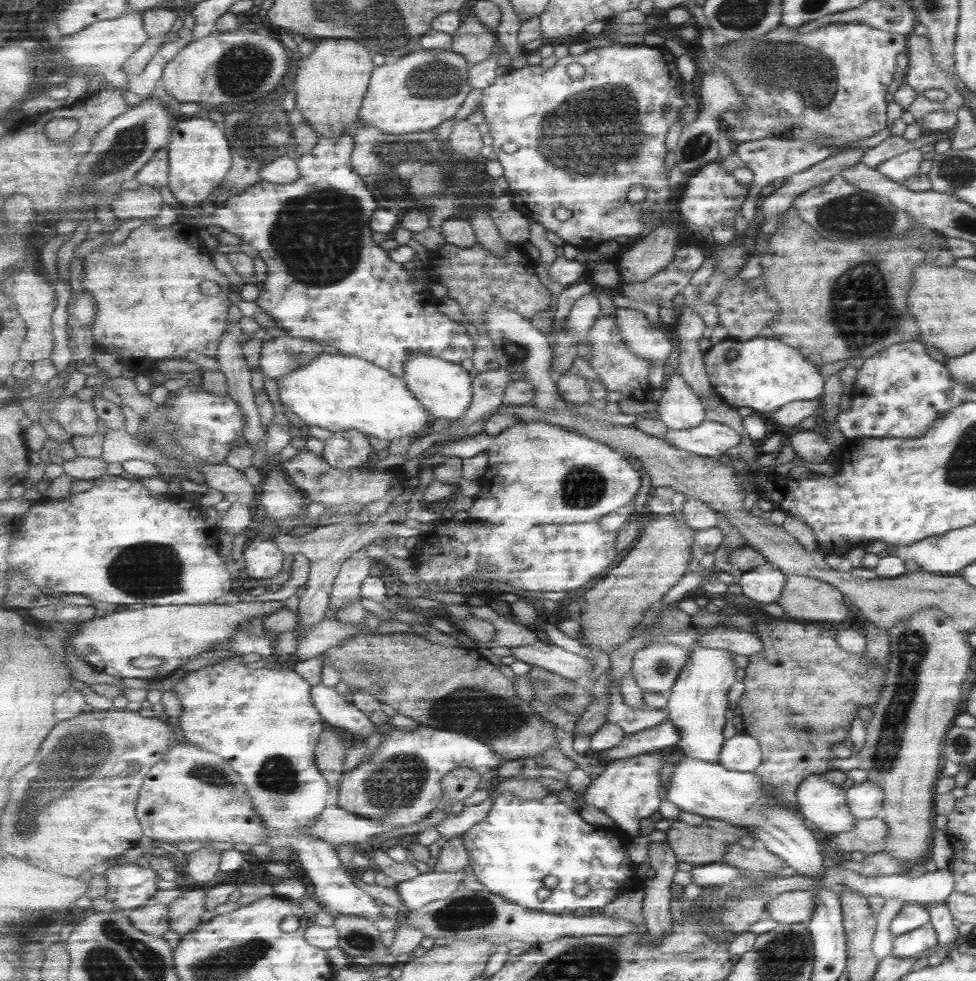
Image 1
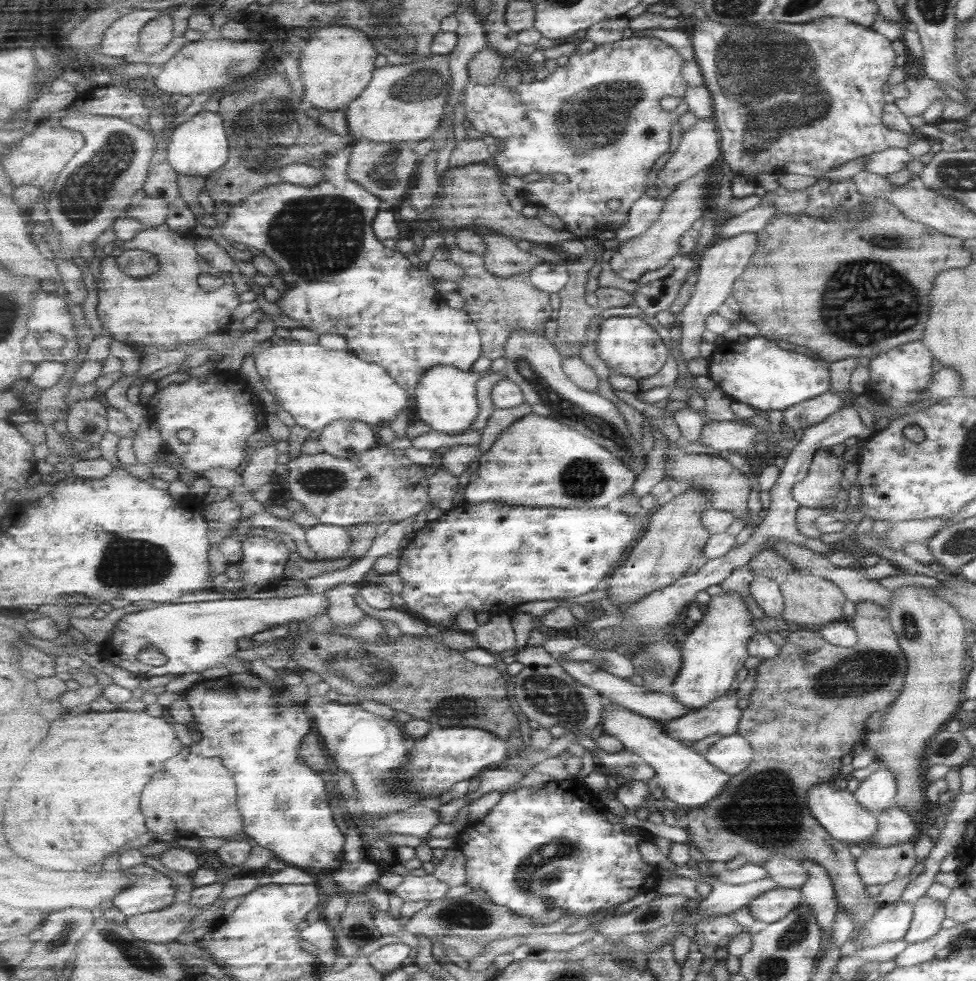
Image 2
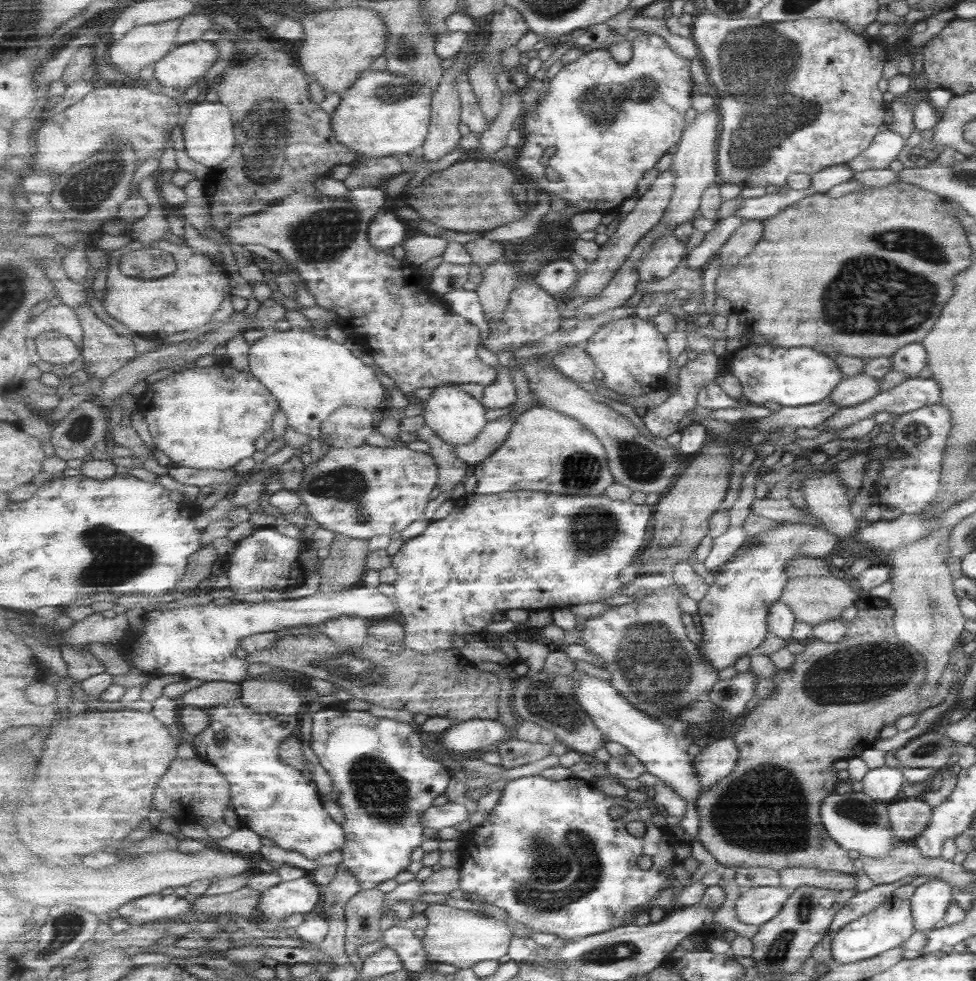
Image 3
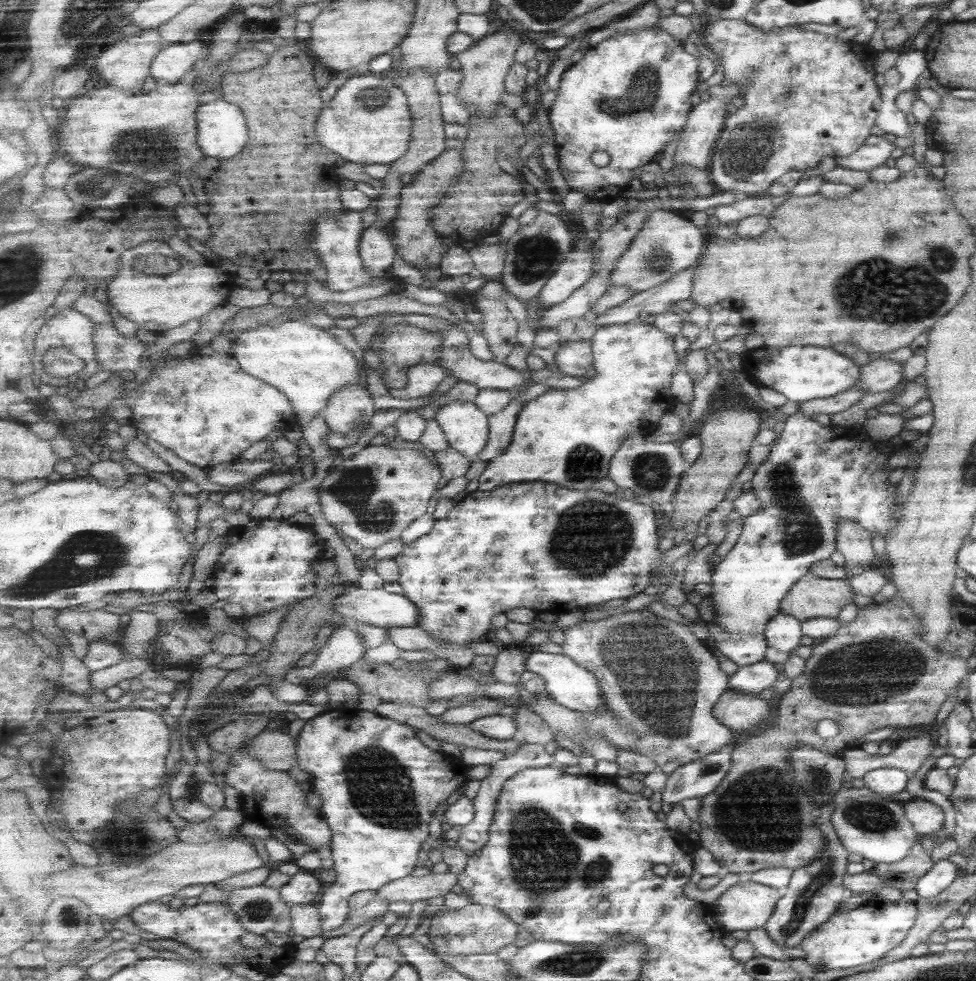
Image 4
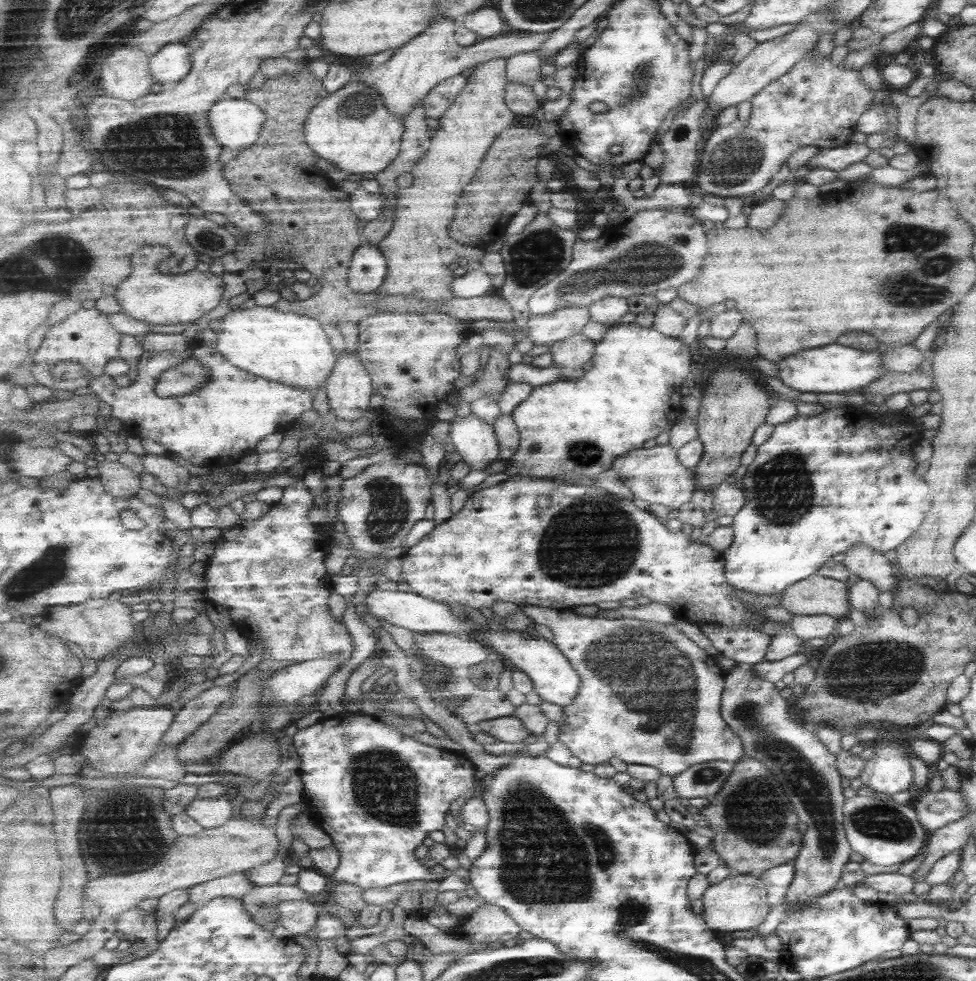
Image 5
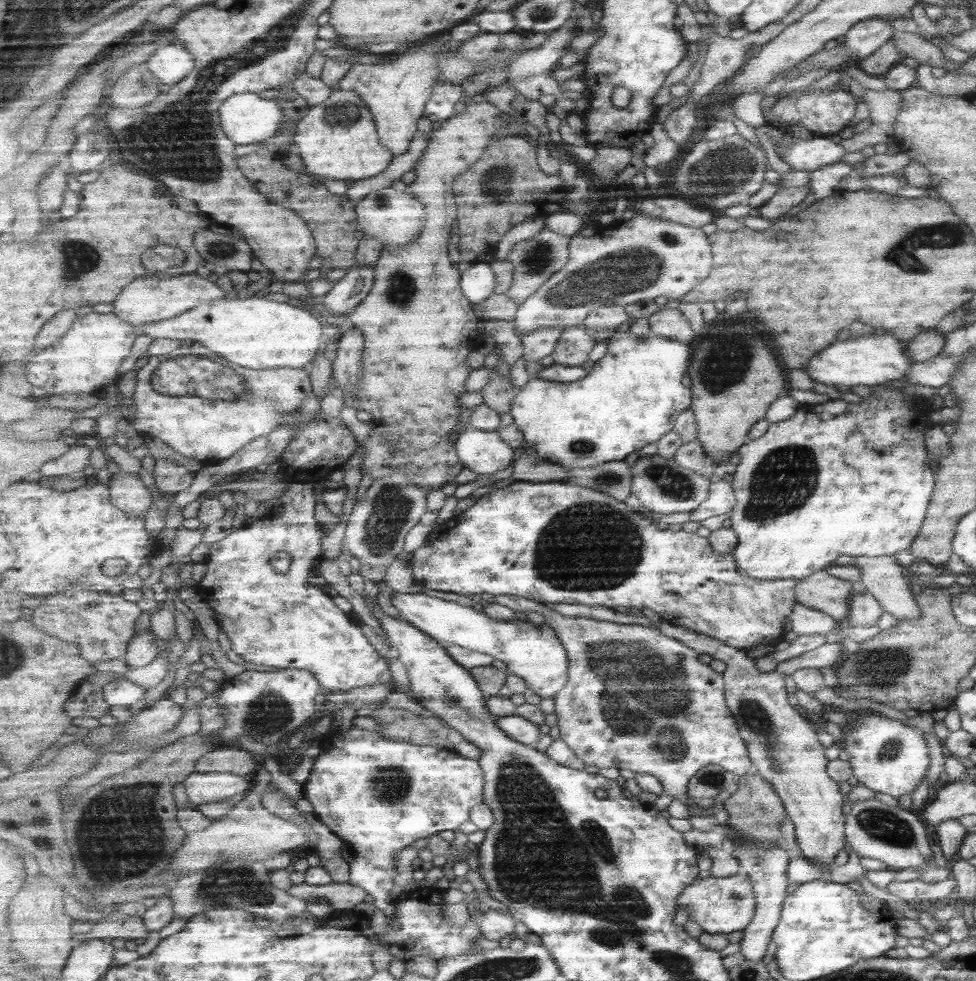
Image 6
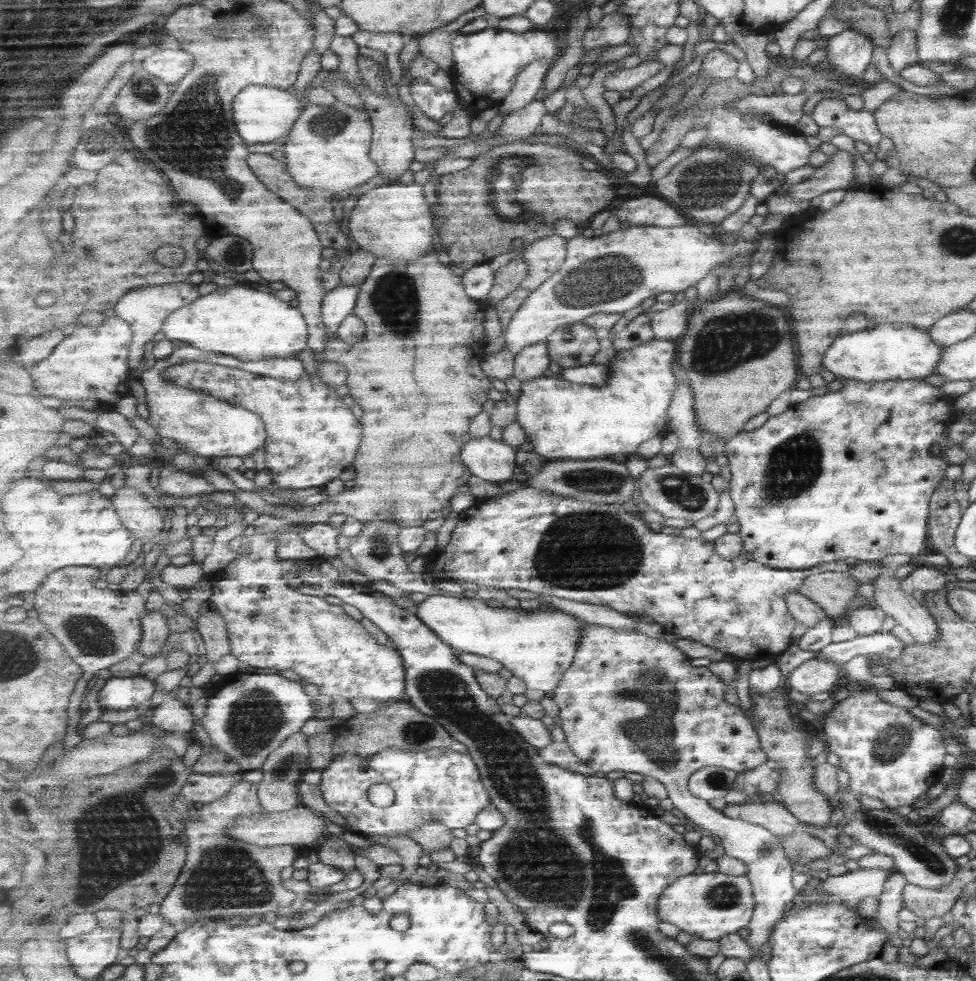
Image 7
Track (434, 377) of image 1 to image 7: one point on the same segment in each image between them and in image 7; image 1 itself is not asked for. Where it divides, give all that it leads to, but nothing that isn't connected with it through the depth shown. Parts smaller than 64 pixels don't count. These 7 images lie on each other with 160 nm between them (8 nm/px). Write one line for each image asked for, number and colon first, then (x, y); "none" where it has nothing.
2: (446, 398)
3: (458, 418)
4: (467, 427)
5: (476, 441)
6: (481, 452)
7: (493, 461)

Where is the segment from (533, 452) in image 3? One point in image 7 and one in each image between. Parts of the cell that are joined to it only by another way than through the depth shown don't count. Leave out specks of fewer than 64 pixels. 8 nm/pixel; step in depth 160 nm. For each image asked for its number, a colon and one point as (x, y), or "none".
4: (567, 436)
5: (632, 393)
6: (613, 411)
7: (564, 421)

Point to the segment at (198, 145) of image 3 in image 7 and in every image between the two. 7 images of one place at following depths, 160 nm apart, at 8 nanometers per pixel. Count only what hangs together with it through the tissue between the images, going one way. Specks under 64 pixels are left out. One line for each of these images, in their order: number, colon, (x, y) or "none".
4: (222, 127)
5: (237, 124)
6: (249, 119)
7: (264, 114)

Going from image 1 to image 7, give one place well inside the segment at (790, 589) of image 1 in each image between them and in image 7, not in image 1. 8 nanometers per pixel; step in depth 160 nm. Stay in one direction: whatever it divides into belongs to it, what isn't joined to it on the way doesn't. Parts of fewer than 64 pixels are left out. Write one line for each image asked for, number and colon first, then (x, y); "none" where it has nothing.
2: (814, 601)
3: (814, 600)
4: (813, 597)
5: (819, 595)
6: (821, 591)
7: (832, 591)

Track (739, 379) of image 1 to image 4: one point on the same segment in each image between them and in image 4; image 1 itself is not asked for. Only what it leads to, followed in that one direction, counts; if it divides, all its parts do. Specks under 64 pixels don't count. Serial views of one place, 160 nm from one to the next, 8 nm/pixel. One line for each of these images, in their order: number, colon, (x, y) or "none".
2: (759, 373)
3: (790, 377)
4: (801, 373)

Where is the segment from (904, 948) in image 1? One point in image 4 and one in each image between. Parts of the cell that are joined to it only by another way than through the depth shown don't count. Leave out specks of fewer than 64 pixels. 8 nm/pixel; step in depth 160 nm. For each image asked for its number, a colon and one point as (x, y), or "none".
2: (927, 913)
3: (928, 903)
4: (940, 873)

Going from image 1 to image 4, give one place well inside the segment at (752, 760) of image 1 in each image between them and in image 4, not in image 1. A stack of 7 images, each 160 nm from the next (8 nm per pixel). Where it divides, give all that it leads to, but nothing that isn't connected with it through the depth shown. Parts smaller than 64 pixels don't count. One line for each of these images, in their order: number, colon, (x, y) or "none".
2: (732, 754)
3: (715, 762)
4: (699, 778)

